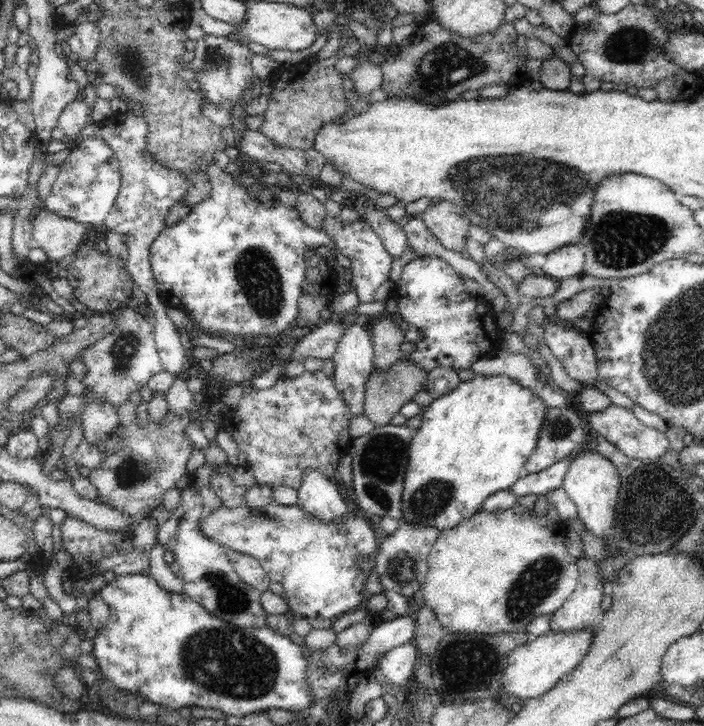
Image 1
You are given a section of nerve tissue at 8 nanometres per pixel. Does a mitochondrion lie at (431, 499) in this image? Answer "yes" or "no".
yes

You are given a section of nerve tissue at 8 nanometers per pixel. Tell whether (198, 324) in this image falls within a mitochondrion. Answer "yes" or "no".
no

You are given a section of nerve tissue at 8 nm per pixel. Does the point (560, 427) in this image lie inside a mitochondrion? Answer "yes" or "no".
yes

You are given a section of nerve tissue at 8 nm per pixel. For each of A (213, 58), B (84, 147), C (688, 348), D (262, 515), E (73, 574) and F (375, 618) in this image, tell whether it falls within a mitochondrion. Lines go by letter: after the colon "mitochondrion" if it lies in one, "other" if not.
A: mitochondrion
B: other
C: mitochondrion
D: mitochondrion
E: other
F: other

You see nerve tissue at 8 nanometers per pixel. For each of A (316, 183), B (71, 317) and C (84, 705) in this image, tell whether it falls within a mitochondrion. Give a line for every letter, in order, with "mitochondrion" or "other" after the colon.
A: other
B: other
C: other

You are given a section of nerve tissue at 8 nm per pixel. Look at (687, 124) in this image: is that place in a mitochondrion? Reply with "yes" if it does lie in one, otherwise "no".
no

